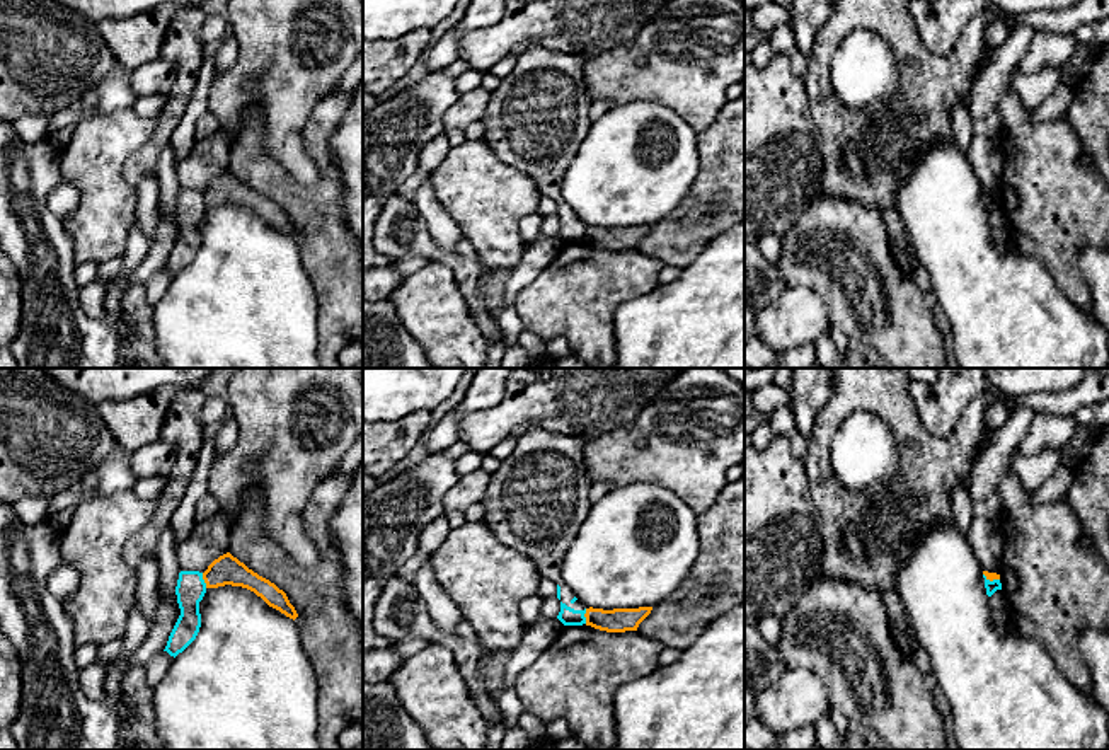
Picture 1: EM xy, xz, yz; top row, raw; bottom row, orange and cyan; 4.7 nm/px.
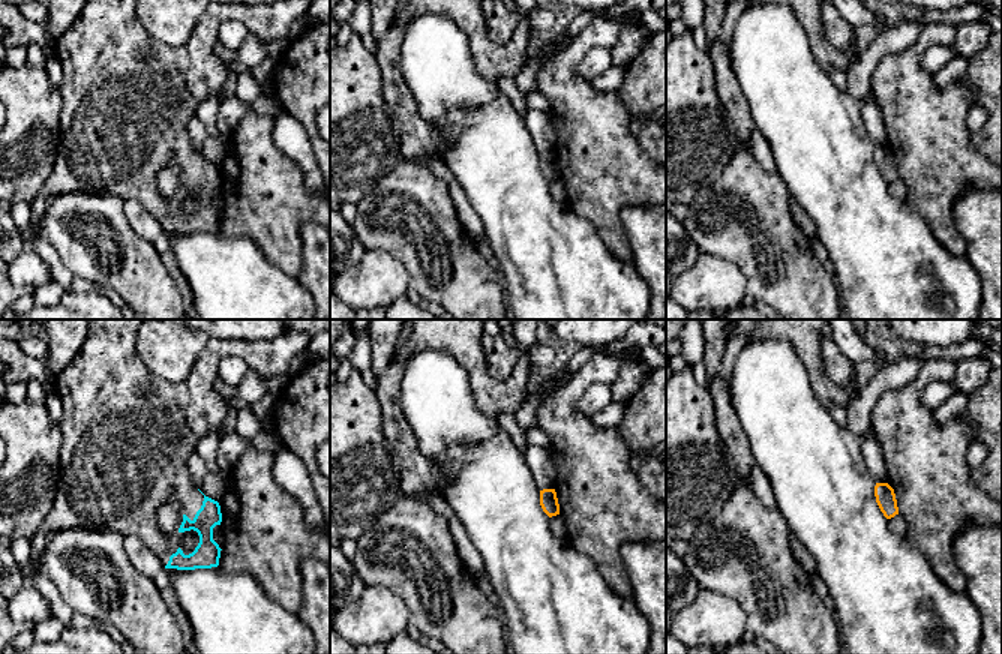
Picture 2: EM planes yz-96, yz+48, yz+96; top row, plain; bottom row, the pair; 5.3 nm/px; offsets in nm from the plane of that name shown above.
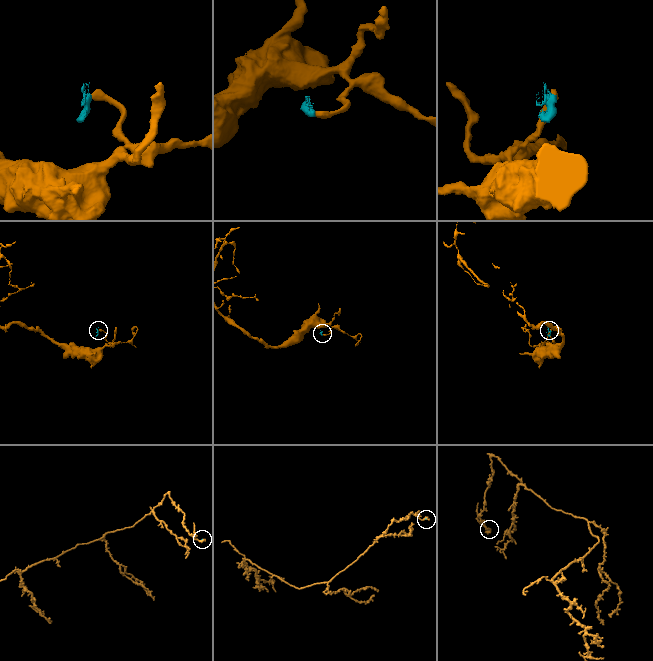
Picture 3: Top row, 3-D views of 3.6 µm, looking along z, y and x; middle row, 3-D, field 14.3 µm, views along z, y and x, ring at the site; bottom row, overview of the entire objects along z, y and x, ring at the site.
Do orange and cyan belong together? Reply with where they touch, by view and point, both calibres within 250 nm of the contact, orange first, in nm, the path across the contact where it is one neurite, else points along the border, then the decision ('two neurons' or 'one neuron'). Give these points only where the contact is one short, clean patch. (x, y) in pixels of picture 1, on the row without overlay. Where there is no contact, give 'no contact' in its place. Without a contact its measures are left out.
meets orange in xy at (203, 196); 140 nm thick on the orange side, 140 nm on the other; border along xy (201, 191), (206, 205); two neurons

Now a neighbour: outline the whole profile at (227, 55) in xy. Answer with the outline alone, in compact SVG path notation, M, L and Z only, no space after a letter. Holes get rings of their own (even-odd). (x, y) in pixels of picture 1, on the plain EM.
M227 31L225 39L221 41L213 61L215 73L228 72L238 60L238 43L230 31Z

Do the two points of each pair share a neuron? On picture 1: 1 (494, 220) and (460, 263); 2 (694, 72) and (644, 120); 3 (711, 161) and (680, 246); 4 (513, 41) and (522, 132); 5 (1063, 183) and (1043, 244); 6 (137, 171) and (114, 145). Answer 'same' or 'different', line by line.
1: different
2: different
3: same
4: different
5: same
6: different

